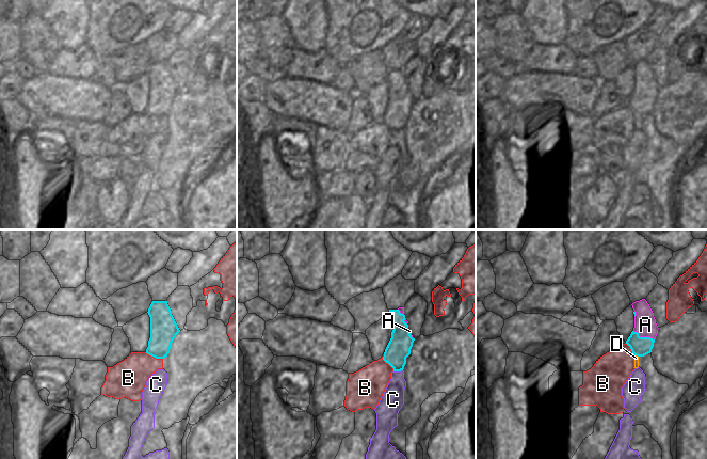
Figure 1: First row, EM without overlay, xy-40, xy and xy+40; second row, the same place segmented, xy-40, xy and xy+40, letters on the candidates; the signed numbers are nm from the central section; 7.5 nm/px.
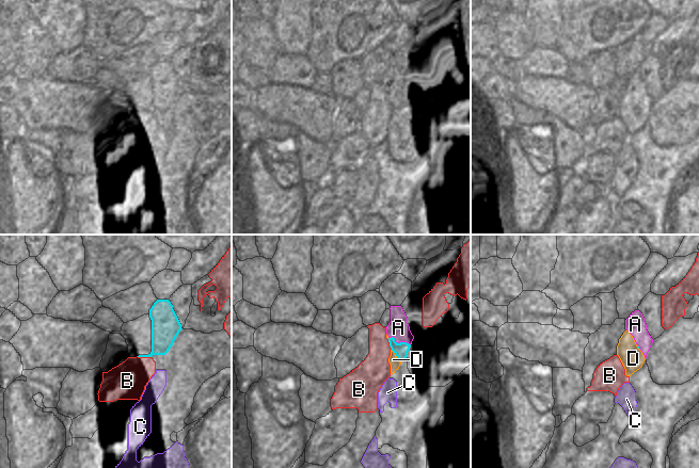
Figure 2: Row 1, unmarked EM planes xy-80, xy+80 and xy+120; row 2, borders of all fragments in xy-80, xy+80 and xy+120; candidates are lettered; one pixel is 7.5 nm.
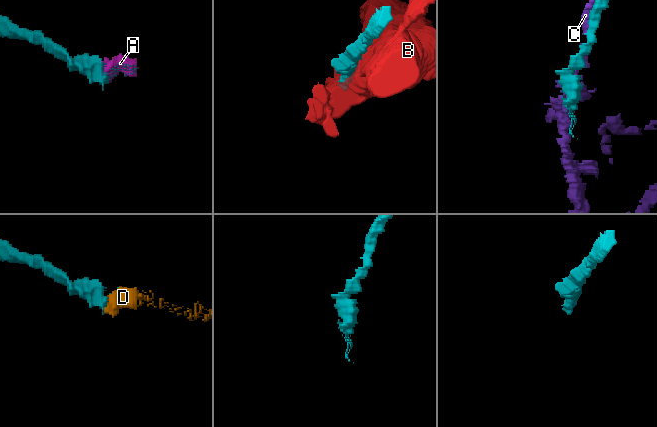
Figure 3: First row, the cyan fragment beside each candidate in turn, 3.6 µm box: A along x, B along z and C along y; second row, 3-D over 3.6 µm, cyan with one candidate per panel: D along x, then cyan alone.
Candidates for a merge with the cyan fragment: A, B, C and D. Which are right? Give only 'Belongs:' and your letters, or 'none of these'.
Belongs: D

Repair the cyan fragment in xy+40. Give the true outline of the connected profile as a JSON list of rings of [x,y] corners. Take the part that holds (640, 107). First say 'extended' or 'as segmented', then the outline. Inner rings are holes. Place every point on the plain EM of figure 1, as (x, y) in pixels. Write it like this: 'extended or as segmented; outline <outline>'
extended; outline [[[631,93],[630,97],[626,101],[626,105],[630,108],[634,115],[634,129],[639,128],[639,118],[644,117],[652,113],[655,100],[650,98],[640,98],[638,93]]]

